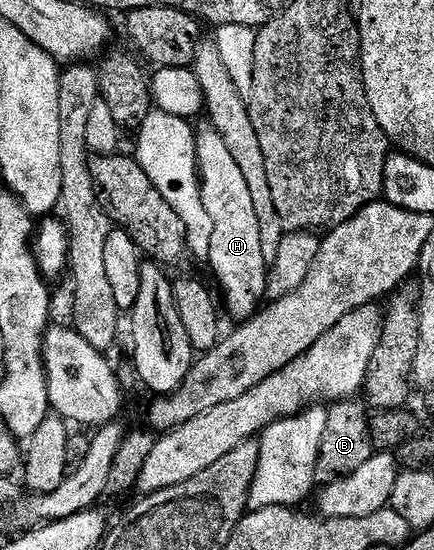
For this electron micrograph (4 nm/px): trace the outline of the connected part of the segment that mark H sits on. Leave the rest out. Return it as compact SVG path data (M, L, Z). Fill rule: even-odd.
M199 125L194 144L204 212L208 212L208 220L212 220L211 247L206 262L220 284L229 314L236 322L247 321L259 311L260 300L265 299L268 269L262 255L256 208L252 208L252 192L248 192L244 172L240 172L236 160L232 160L228 144L220 140L220 132L216 132L214 126Z

